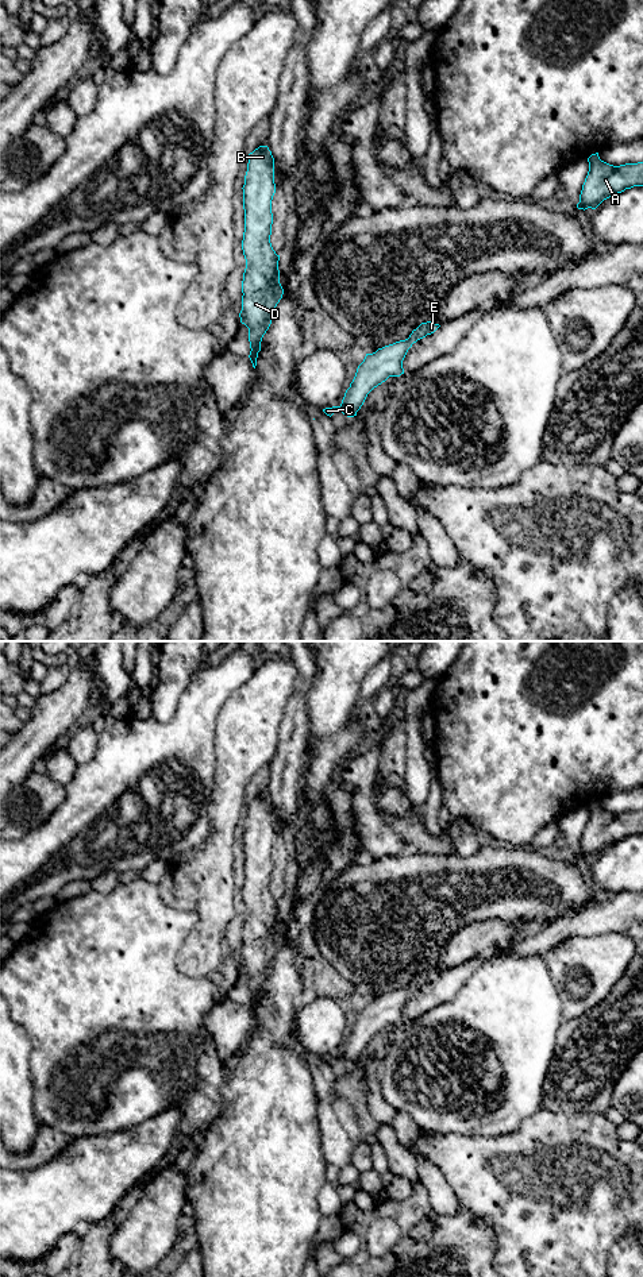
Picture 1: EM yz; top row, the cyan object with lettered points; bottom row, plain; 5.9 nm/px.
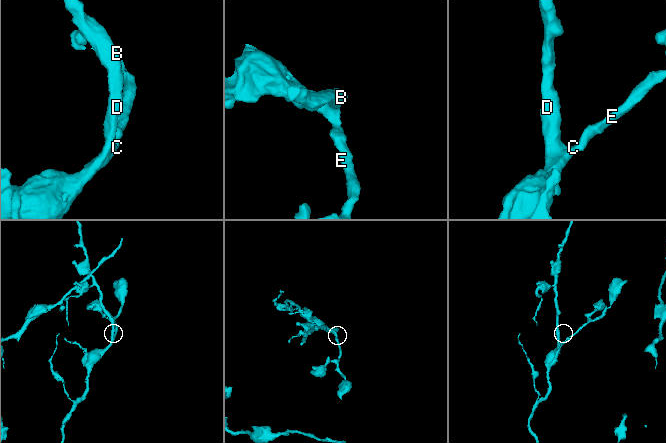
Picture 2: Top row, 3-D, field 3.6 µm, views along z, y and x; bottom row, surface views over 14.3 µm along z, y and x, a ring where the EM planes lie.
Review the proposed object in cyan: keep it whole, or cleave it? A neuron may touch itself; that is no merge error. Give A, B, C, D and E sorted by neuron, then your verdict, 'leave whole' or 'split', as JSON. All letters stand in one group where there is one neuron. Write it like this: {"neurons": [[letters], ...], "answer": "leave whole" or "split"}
{"neurons": [["A", "B", "C", "D", "E"]], "answer": "leave whole"}

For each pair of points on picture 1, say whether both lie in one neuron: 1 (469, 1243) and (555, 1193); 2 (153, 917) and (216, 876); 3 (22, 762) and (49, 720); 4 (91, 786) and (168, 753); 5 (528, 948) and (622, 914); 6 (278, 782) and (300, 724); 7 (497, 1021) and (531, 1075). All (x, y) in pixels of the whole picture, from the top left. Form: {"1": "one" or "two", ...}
{"1": "two", "2": "two", "3": "one", "4": "one", "5": "one", "6": "one", "7": "one"}

